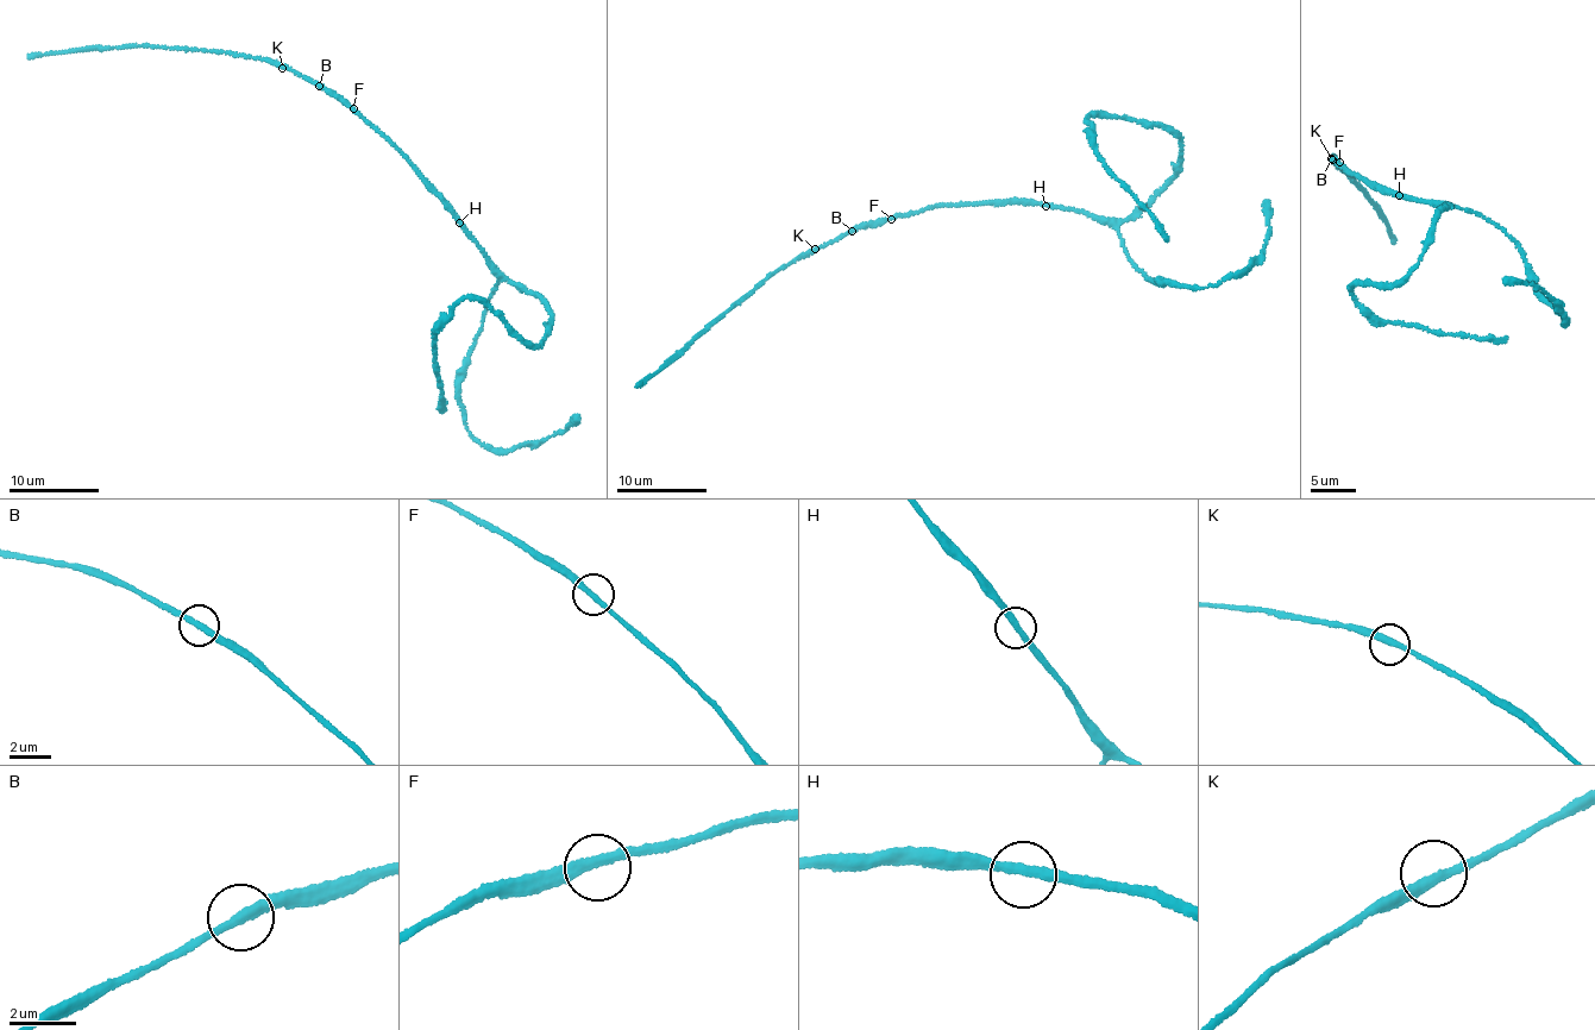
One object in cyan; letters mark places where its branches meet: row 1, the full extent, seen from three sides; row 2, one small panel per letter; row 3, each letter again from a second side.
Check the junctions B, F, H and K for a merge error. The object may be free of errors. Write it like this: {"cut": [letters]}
{"cut": []}

